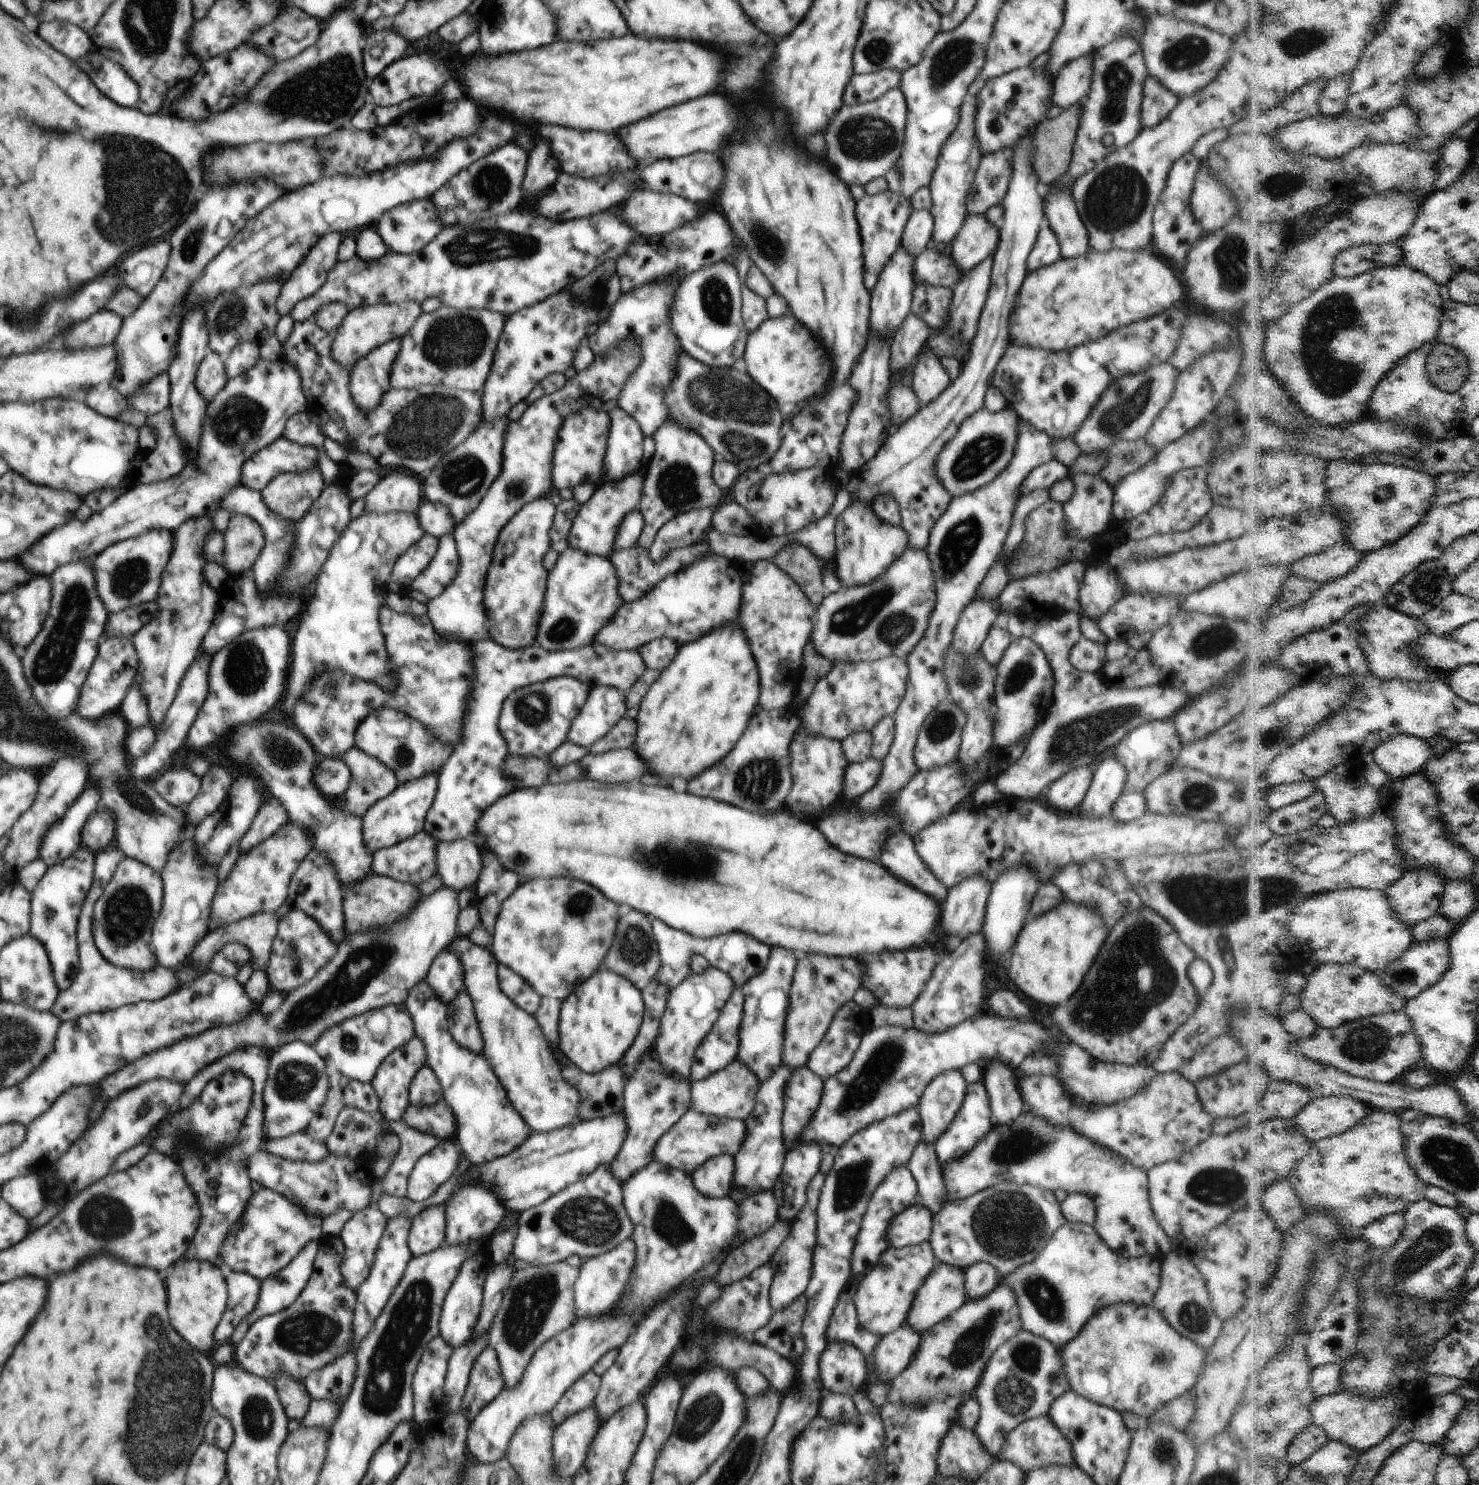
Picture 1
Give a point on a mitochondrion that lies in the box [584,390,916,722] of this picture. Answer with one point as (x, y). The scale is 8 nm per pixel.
(678, 485)

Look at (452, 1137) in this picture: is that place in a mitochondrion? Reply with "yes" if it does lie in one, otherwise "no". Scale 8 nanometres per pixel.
no

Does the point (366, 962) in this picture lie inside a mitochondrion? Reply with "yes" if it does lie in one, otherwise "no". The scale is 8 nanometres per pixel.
yes

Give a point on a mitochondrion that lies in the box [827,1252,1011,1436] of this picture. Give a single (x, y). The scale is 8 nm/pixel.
(968, 1346)

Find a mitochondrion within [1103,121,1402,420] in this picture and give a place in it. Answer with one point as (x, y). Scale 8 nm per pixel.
(1334, 379)

